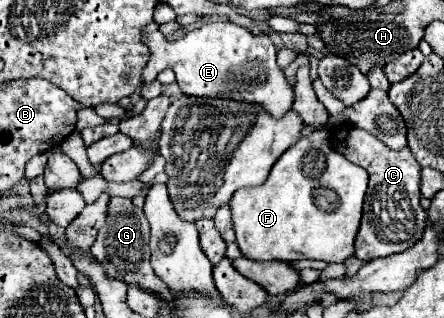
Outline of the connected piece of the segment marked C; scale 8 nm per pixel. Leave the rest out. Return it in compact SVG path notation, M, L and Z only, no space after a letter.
M340 126L332 130L330 140L336 152L340 152L352 164L362 166L370 176L368 192L364 198L362 222L354 242L356 258L370 262L374 258L404 252L412 244L416 244L416 240L420 240L426 228L426 212L420 206L420 168L422 166L416 162L410 148L404 148L398 152L388 150L376 136L356 126Z

